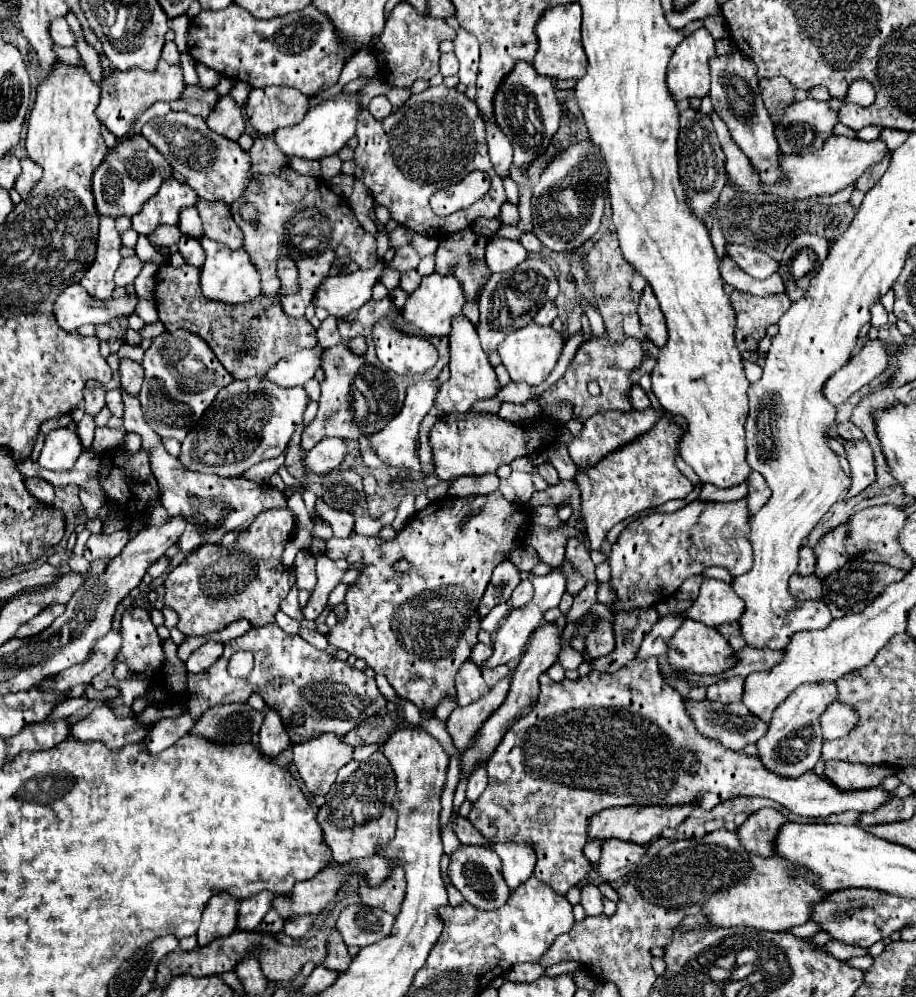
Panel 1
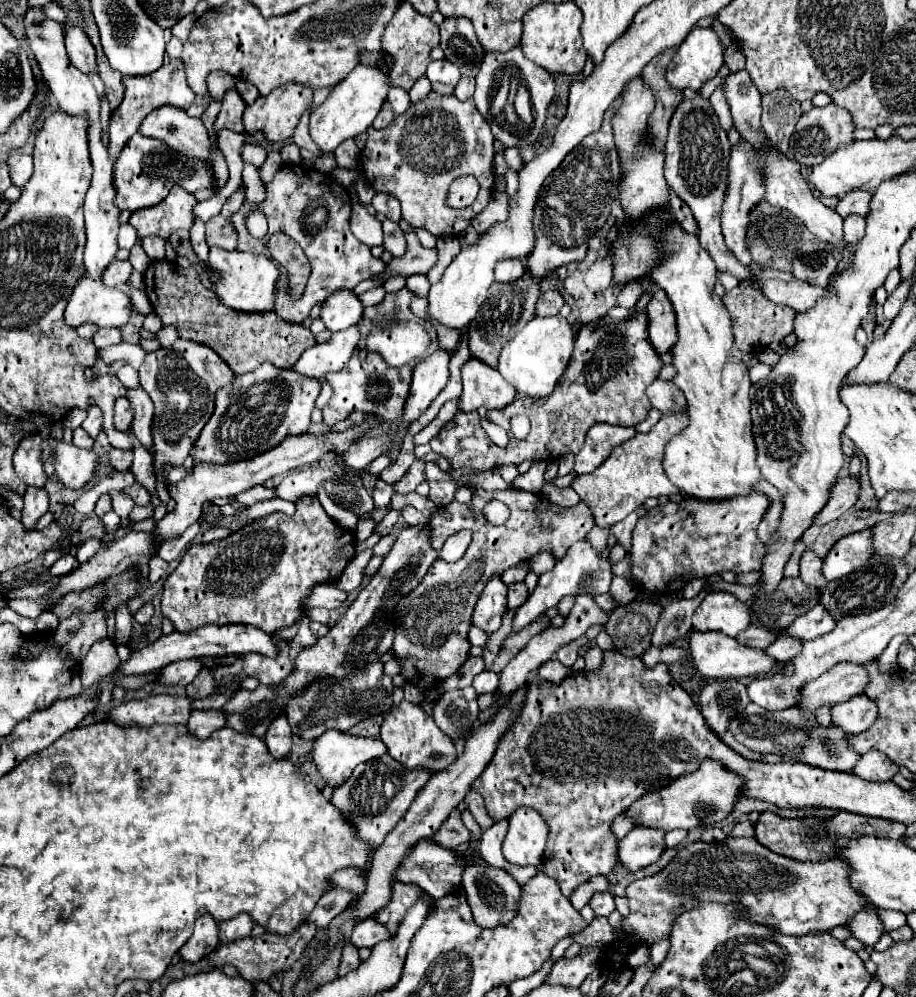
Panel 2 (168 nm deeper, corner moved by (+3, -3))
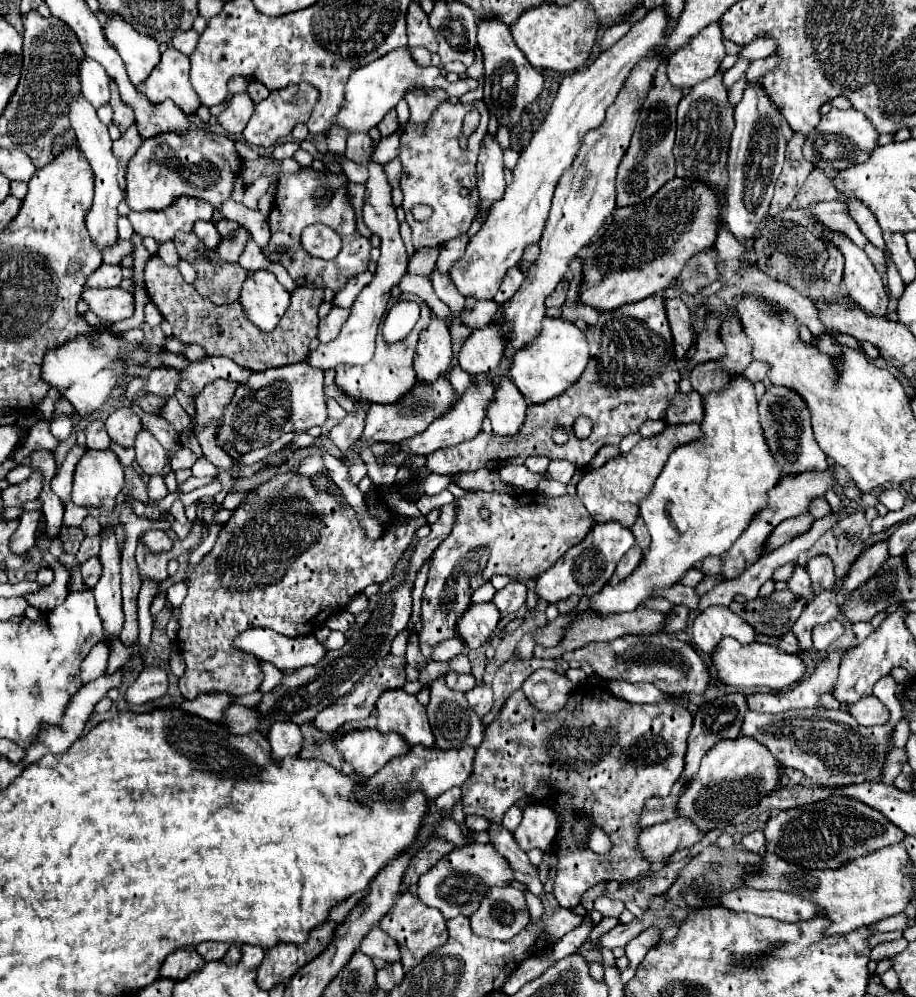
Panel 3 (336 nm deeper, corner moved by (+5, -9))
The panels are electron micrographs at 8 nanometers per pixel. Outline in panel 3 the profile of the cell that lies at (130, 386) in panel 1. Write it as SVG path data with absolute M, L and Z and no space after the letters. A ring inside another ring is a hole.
M145 429L139 431L137 441L135 441L135 453L137 453L137 465L141 467L143 473L147 473L147 475L163 473L167 453L149 431L145 431Z

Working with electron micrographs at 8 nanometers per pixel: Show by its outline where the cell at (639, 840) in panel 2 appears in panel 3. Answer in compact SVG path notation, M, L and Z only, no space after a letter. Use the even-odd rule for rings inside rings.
M677 817L647 827L639 835L639 849L653 865L657 865L663 859L667 859L671 853L699 843L701 841L699 833L701 831L697 829L697 825L693 825L693 821L687 821L685 817Z

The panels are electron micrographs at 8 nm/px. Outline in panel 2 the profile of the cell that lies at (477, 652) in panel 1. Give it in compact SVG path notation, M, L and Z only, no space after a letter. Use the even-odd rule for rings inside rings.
M469 657L461 667L459 667L459 675L457 679L449 677L445 679L441 685L445 691L449 689L463 689L463 687L469 687L473 683L473 677L477 673L481 673L485 669L485 663L483 663L483 657Z

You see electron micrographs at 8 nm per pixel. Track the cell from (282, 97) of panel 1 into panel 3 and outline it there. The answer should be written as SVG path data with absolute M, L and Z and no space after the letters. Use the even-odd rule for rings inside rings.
M295 83L279 91L271 91L271 95L255 107L255 113L243 131L245 141L257 147L265 147L265 149L275 145L277 141L285 139L297 123L307 123L317 99L319 99L319 91L309 83Z

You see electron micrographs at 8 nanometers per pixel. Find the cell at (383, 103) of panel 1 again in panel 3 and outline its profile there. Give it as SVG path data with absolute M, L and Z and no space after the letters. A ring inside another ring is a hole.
M391 109L391 111L385 115L385 119L383 119L377 127L379 127L379 131L381 131L383 137L393 135L393 133L399 129L399 121L397 121L397 113L395 113L395 109Z

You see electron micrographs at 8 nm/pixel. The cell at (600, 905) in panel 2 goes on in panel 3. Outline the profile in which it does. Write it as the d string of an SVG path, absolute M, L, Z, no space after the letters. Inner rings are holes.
M603 895L603 897L595 899L595 909L599 913L603 913L605 917L619 917L623 913L625 905L623 905L623 901L613 901L613 899L609 899L609 897Z

